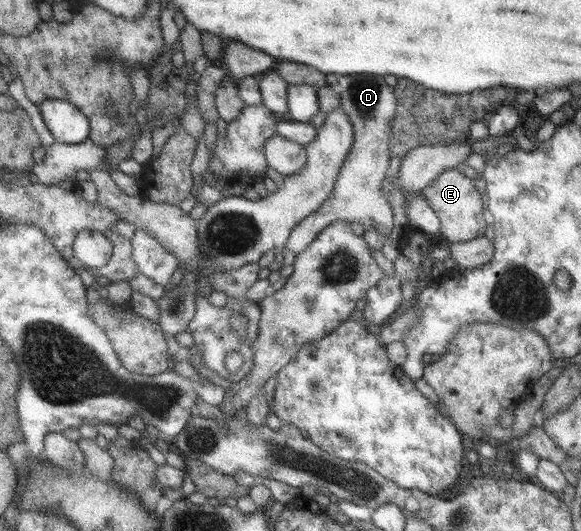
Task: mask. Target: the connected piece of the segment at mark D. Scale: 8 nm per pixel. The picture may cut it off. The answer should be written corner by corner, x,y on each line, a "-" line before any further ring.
356,74
338,76
334,89
339,94
339,107
351,123
353,142
348,153
343,157
331,194
313,213
292,228
284,247
292,251
294,257
315,238
315,235
318,235
323,227
334,221
358,221
358,223
380,227
377,233
381,239
388,235
394,221
391,205
381,192
391,158
389,139
391,121
395,116
397,104
393,90
380,76

